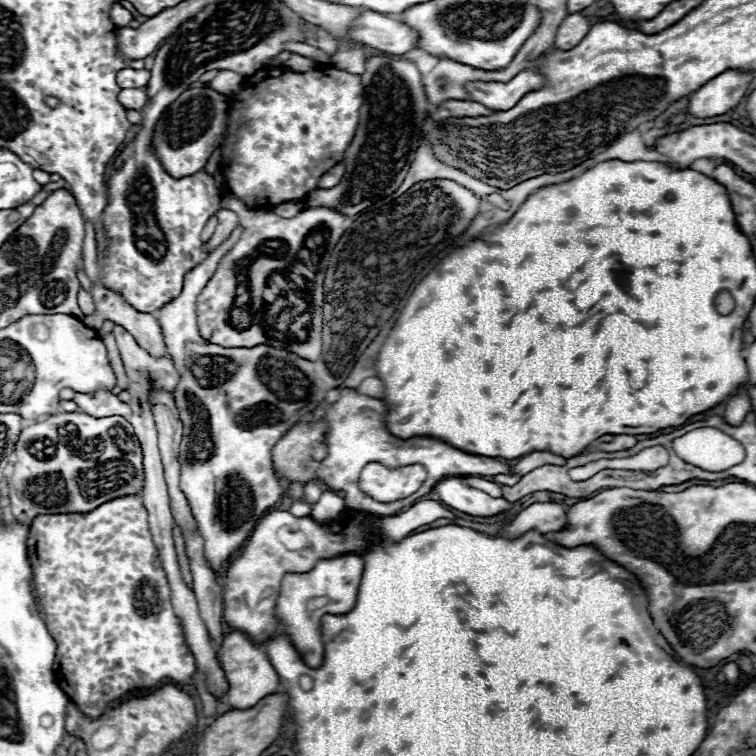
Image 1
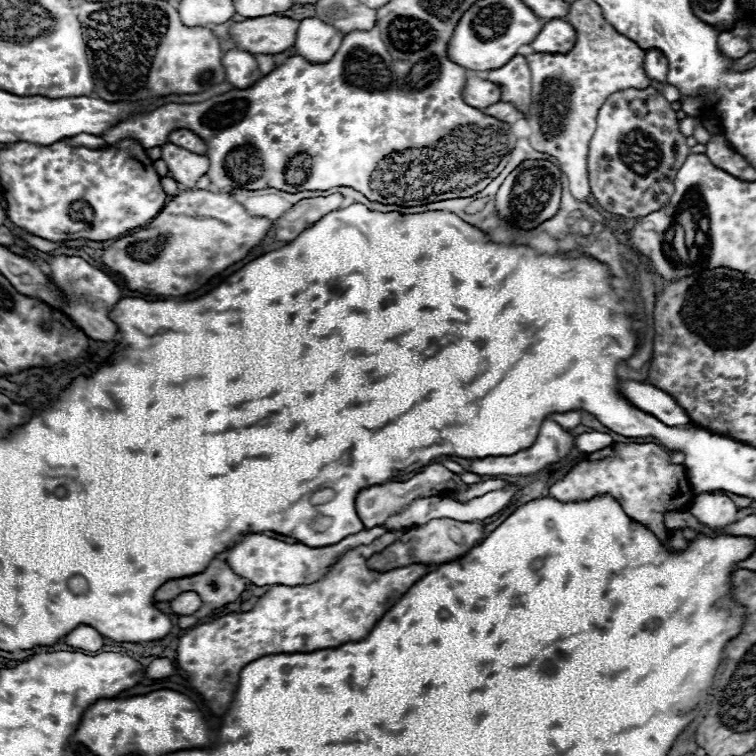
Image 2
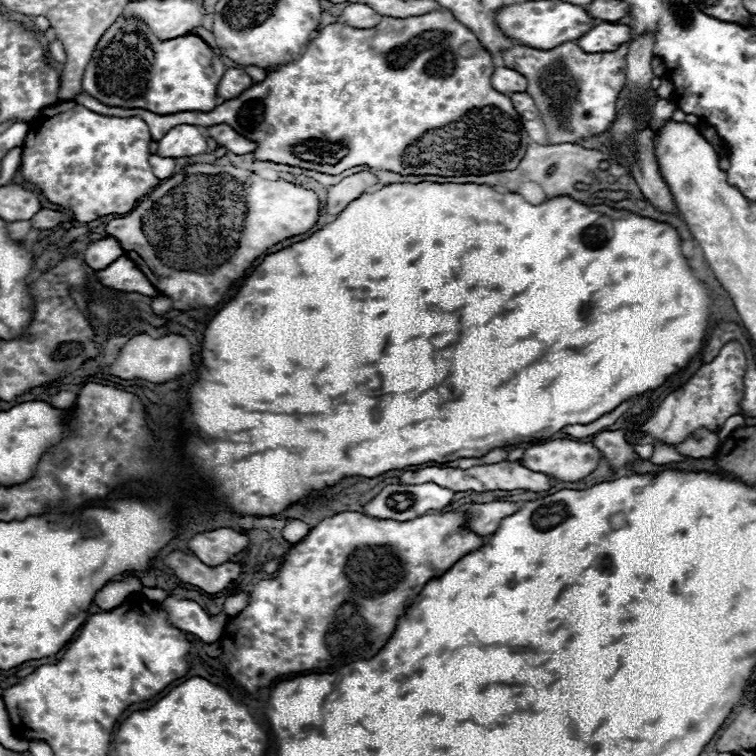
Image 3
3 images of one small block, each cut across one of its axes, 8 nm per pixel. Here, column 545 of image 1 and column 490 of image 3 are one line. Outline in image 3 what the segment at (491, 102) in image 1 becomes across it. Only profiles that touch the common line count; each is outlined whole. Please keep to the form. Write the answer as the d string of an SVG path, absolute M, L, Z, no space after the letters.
M498 66L494 68L494 74L490 78L490 84L492 88L496 88L498 92L504 92L504 94L512 94L512 92L524 92L528 82L526 78L512 70L512 68L506 68L506 66Z

